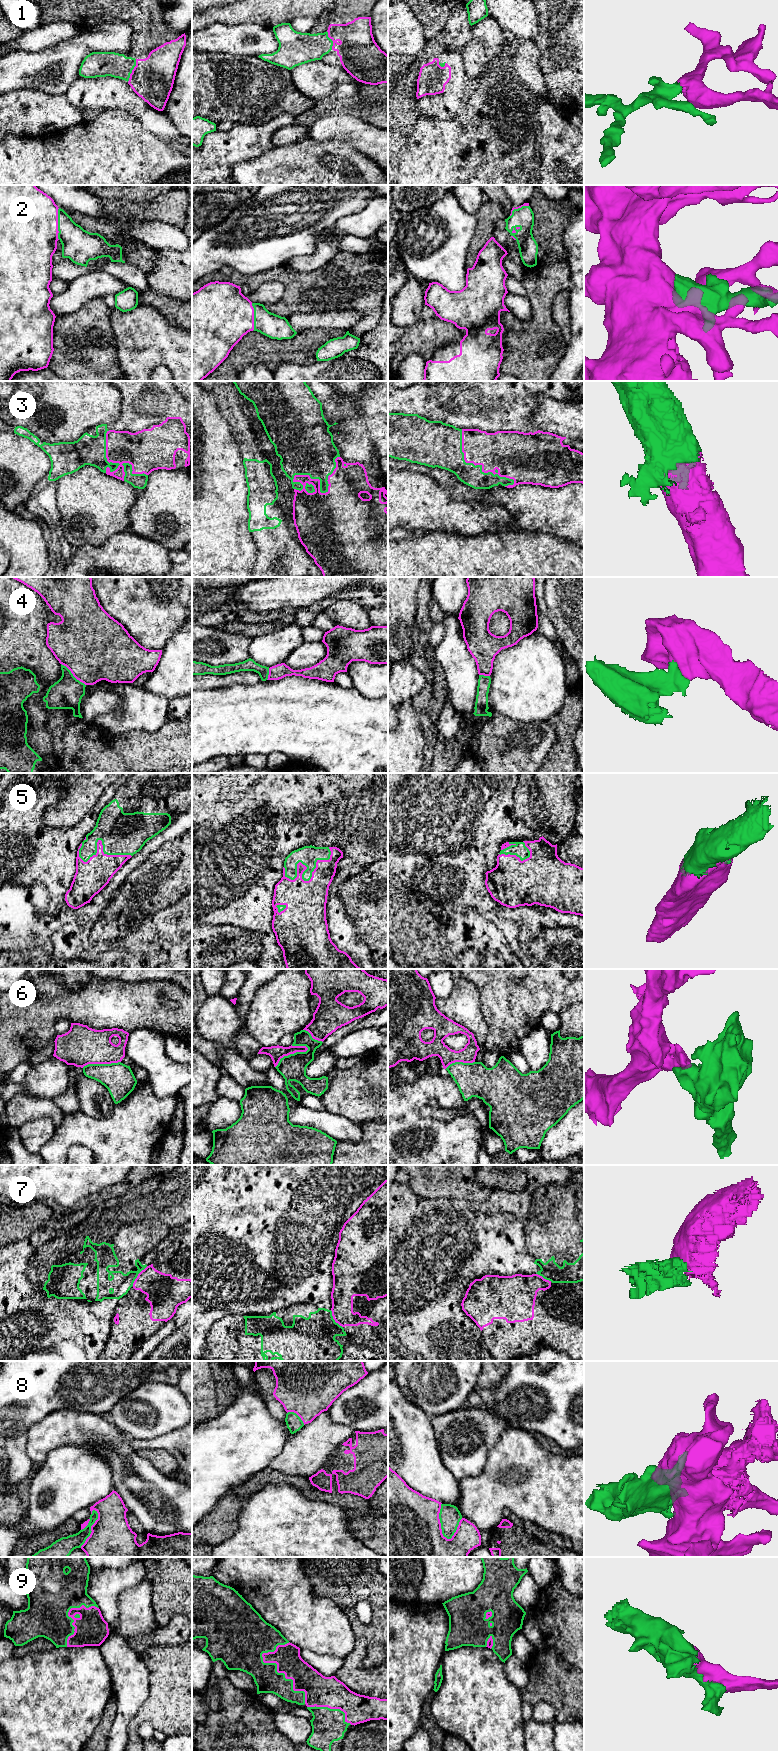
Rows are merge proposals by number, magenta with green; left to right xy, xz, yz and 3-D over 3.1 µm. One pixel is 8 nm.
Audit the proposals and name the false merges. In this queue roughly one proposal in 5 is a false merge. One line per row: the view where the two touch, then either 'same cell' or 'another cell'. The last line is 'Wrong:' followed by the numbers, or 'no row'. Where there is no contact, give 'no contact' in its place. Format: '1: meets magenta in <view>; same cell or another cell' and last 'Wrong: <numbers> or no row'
1: meets magenta in xy; same cell
2: meets magenta in xy; same cell
3: meets magenta in xz; same cell
4: meets magenta in xy; another cell
5: meets magenta in xz; same cell
6: meets magenta in xz; another cell
7: meets magenta in xy; another cell
8: meets magenta in yz; same cell
9: meets magenta in xz; same cell
Wrong: 4, 6, 7

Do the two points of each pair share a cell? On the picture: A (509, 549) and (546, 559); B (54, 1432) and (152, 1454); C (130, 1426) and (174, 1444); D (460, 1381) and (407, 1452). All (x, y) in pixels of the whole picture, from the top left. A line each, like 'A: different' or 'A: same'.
A: same
B: different
C: different
D: same

